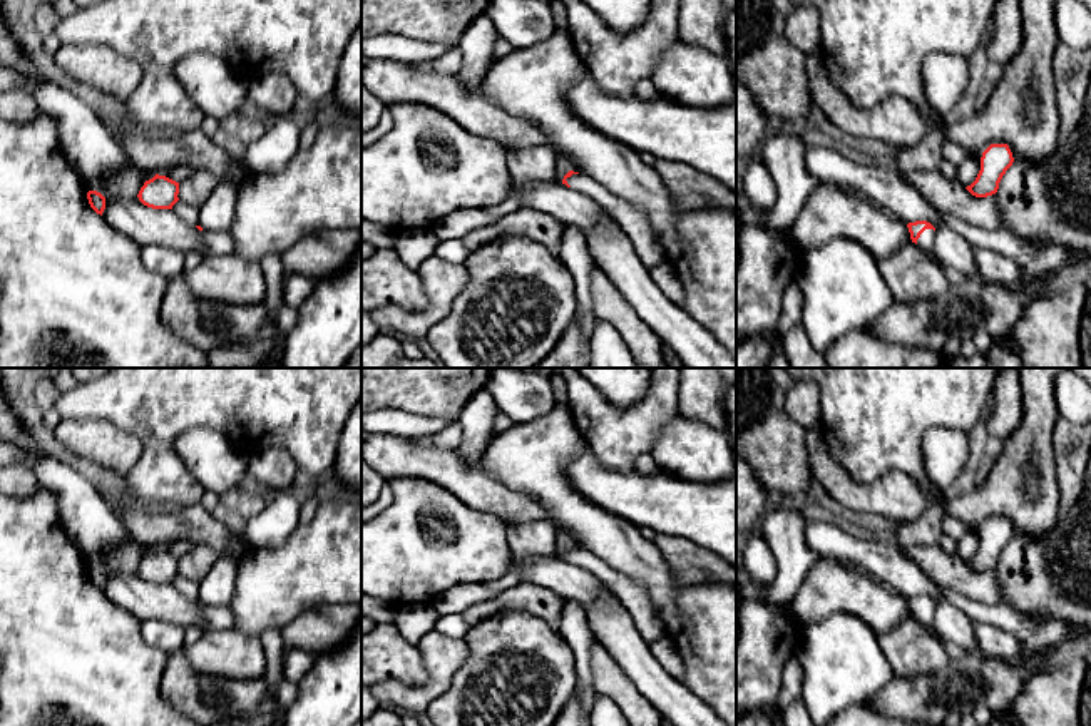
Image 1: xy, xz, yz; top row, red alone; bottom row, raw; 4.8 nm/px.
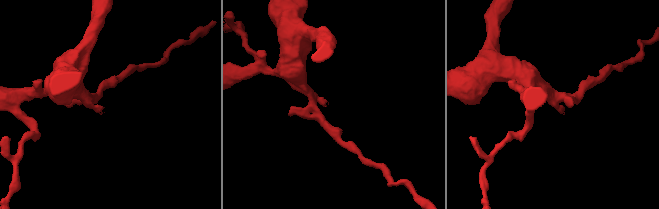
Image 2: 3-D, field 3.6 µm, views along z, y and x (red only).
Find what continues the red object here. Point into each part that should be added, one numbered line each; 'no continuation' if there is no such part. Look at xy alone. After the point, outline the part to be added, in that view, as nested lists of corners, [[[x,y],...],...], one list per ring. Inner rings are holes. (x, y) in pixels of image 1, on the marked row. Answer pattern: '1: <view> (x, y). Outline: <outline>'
no continuation

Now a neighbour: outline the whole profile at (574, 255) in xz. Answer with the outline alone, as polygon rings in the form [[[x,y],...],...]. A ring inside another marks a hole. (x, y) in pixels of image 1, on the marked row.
[[[571,224],[564,228],[559,261],[574,279],[576,313],[581,316],[581,331],[586,340],[591,340],[596,325],[591,298],[591,268],[594,259],[589,253],[587,236],[581,228]]]

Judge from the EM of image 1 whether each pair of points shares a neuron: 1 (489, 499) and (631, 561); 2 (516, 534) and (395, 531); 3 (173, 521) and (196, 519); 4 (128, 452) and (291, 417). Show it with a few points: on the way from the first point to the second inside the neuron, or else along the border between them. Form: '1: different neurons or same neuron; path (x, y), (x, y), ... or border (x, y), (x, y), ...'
1: different neurons; border (532, 499), (561, 527)
2: different neurons; border (504, 522), (504, 536), (512, 556)
3: same neuron; path (178, 521), (191, 521)
4: different neurons; border (112, 422), (141, 445), (141, 455), (128, 474)

